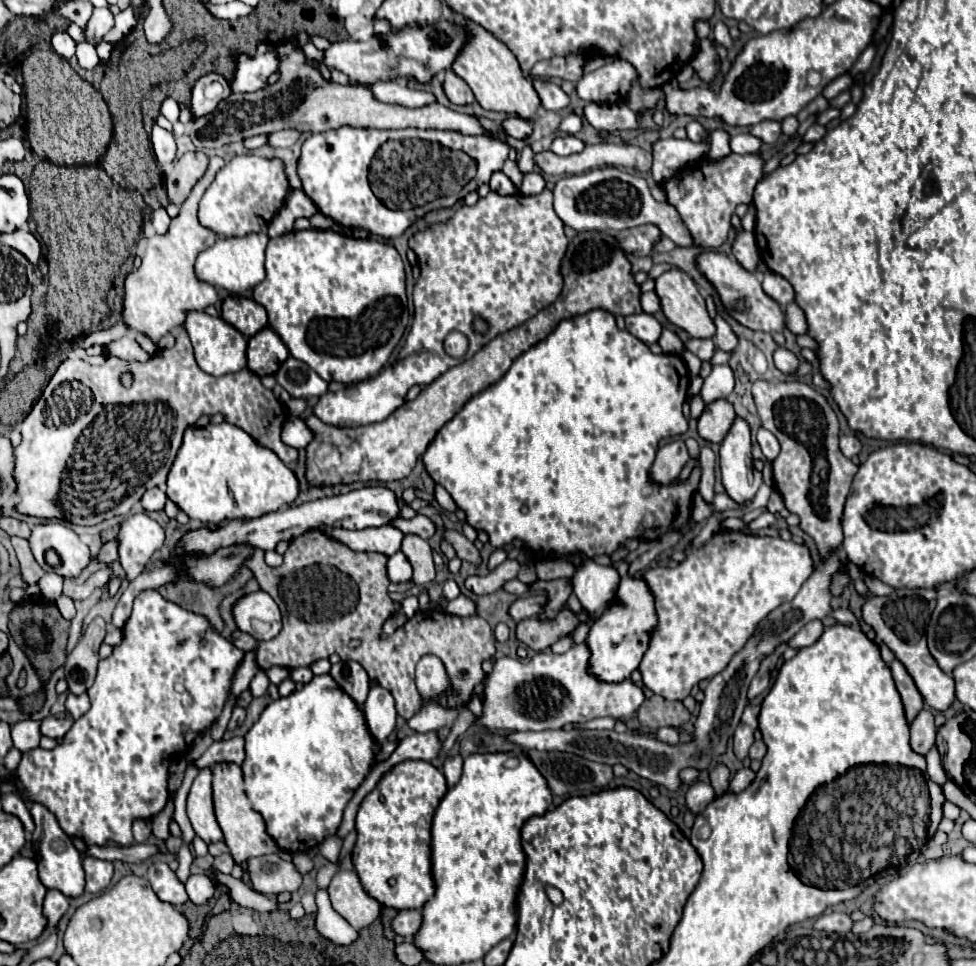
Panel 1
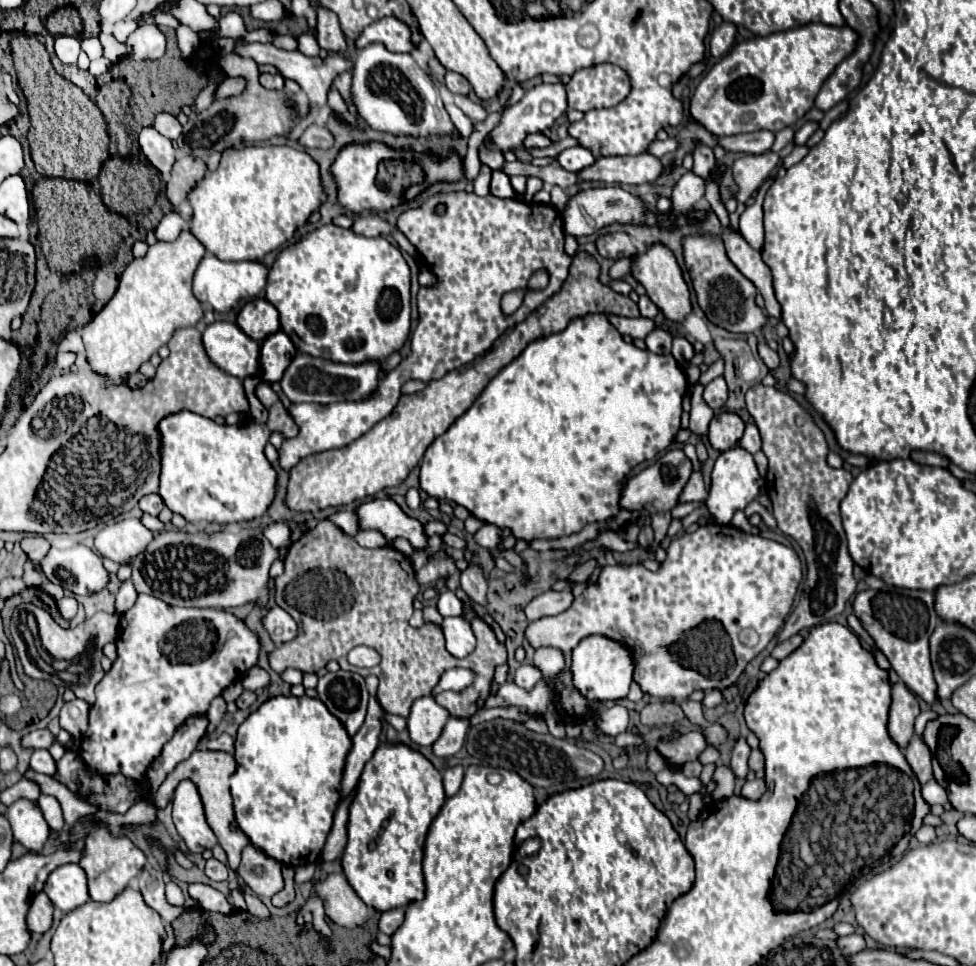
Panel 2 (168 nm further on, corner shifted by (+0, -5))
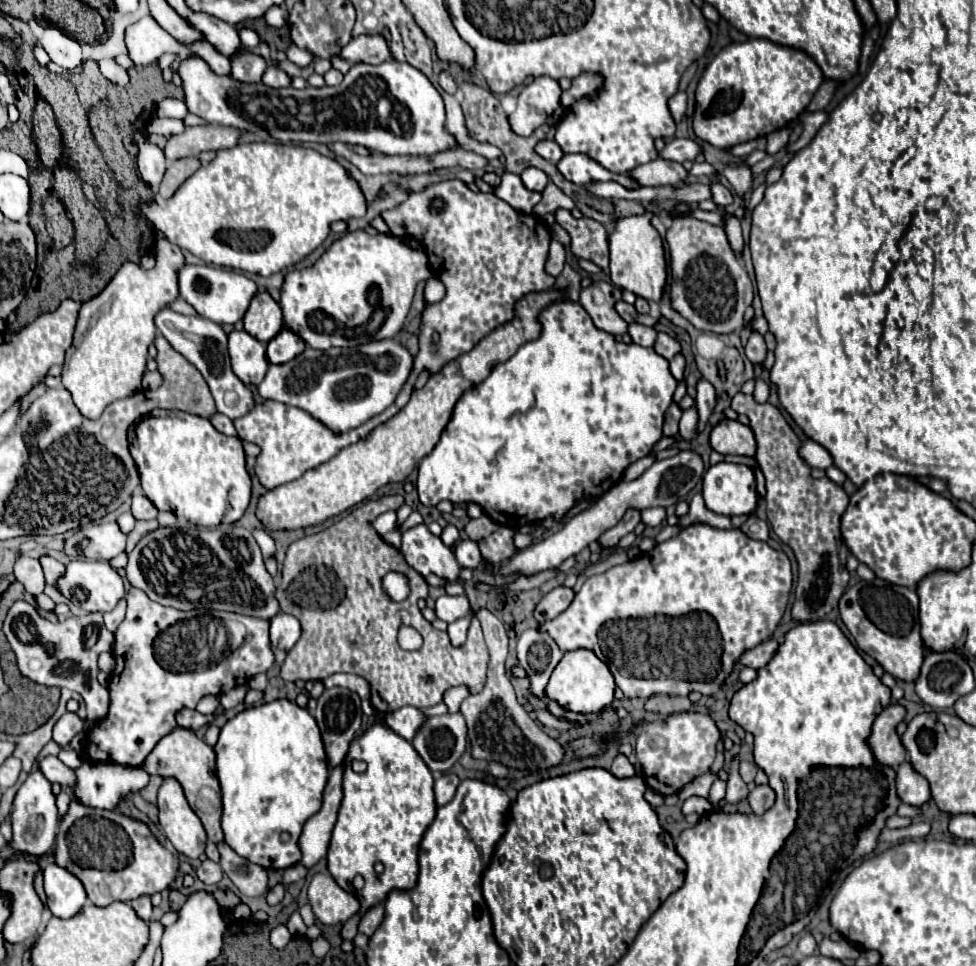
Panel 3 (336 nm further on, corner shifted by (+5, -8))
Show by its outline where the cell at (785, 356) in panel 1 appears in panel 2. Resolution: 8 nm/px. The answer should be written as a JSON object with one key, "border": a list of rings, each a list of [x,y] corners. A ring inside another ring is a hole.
{"border":[[[758,344],[758,352],[760,352],[760,358],[764,360],[764,364],[766,364],[770,370],[776,370],[776,368],[780,366],[778,352],[772,350],[770,346],[766,346],[766,344]]]}

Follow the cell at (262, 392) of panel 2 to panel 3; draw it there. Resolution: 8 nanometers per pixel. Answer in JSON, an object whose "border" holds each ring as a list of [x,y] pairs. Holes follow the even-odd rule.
{"border":[[[165,307],[155,315],[155,327],[169,341],[169,345],[177,353],[181,353],[191,365],[195,365],[197,371],[203,375],[203,379],[211,389],[211,395],[215,399],[215,407],[219,413],[227,415],[229,419],[237,419],[249,413],[249,409],[253,409],[255,405],[253,393],[231,371],[231,361],[227,353],[227,333],[223,331],[221,325],[203,317],[185,317]]]}

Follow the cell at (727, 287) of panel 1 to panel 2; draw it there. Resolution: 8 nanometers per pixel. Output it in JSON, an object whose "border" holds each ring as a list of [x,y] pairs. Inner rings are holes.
{"border":[[[688,236],[684,238],[682,246],[684,246],[684,262],[690,272],[694,292],[698,296],[698,304],[706,312],[708,320],[720,328],[740,334],[762,330],[768,322],[768,316],[754,302],[756,286],[744,274],[740,274],[740,270],[728,260],[722,240],[716,240],[712,236]]]}

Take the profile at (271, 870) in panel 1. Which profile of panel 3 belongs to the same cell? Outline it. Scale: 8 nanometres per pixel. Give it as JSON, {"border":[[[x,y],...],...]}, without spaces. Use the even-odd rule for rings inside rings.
{"border":[[[221,843],[217,845],[221,853],[221,869],[223,873],[235,883],[235,887],[247,895],[247,897],[257,897],[267,891],[267,871],[251,861],[245,861],[239,857],[229,845]]]}

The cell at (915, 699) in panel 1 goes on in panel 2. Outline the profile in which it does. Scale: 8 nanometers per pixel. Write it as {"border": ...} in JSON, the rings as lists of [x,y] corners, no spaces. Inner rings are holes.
{"border":[[[904,682],[892,684],[892,706],[890,706],[890,720],[888,732],[900,748],[906,748],[914,734],[914,720],[920,714],[918,698],[906,688]]]}

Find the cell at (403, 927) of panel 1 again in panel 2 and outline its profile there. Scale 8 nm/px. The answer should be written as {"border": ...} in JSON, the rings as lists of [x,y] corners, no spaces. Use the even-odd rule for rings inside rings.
{"border":[[[394,908],[394,910],[382,912],[378,928],[380,928],[380,932],[392,936],[402,926],[402,922],[404,922],[404,908]]]}

